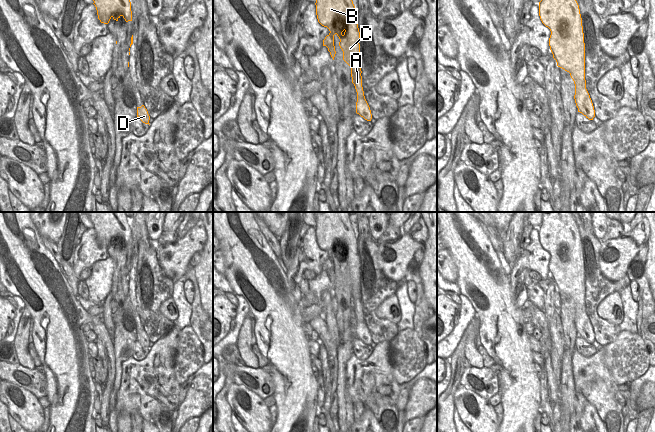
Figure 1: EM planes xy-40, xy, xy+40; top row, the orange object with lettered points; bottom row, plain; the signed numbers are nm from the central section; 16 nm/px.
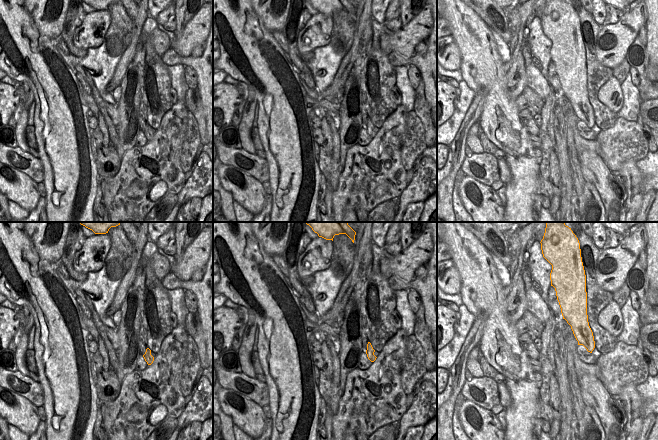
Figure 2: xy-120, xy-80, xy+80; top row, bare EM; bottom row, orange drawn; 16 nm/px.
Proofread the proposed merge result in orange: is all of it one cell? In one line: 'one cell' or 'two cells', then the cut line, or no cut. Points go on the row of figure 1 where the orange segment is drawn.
one cell | no cut

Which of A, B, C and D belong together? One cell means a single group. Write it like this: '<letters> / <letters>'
A B C D

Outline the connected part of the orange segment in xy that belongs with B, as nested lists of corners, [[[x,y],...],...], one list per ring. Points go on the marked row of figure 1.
[[[316,0],[315,5],[318,22],[330,31],[323,40],[323,46],[328,48],[334,60],[336,54],[334,35],[336,34],[339,37],[339,46],[343,51],[343,60],[351,67],[352,83],[357,92],[356,113],[365,120],[371,121],[371,110],[365,99],[362,87],[360,32],[353,1]]]

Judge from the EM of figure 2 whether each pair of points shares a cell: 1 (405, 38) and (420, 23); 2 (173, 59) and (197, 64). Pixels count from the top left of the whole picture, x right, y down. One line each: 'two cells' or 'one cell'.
1: one cell
2: one cell

